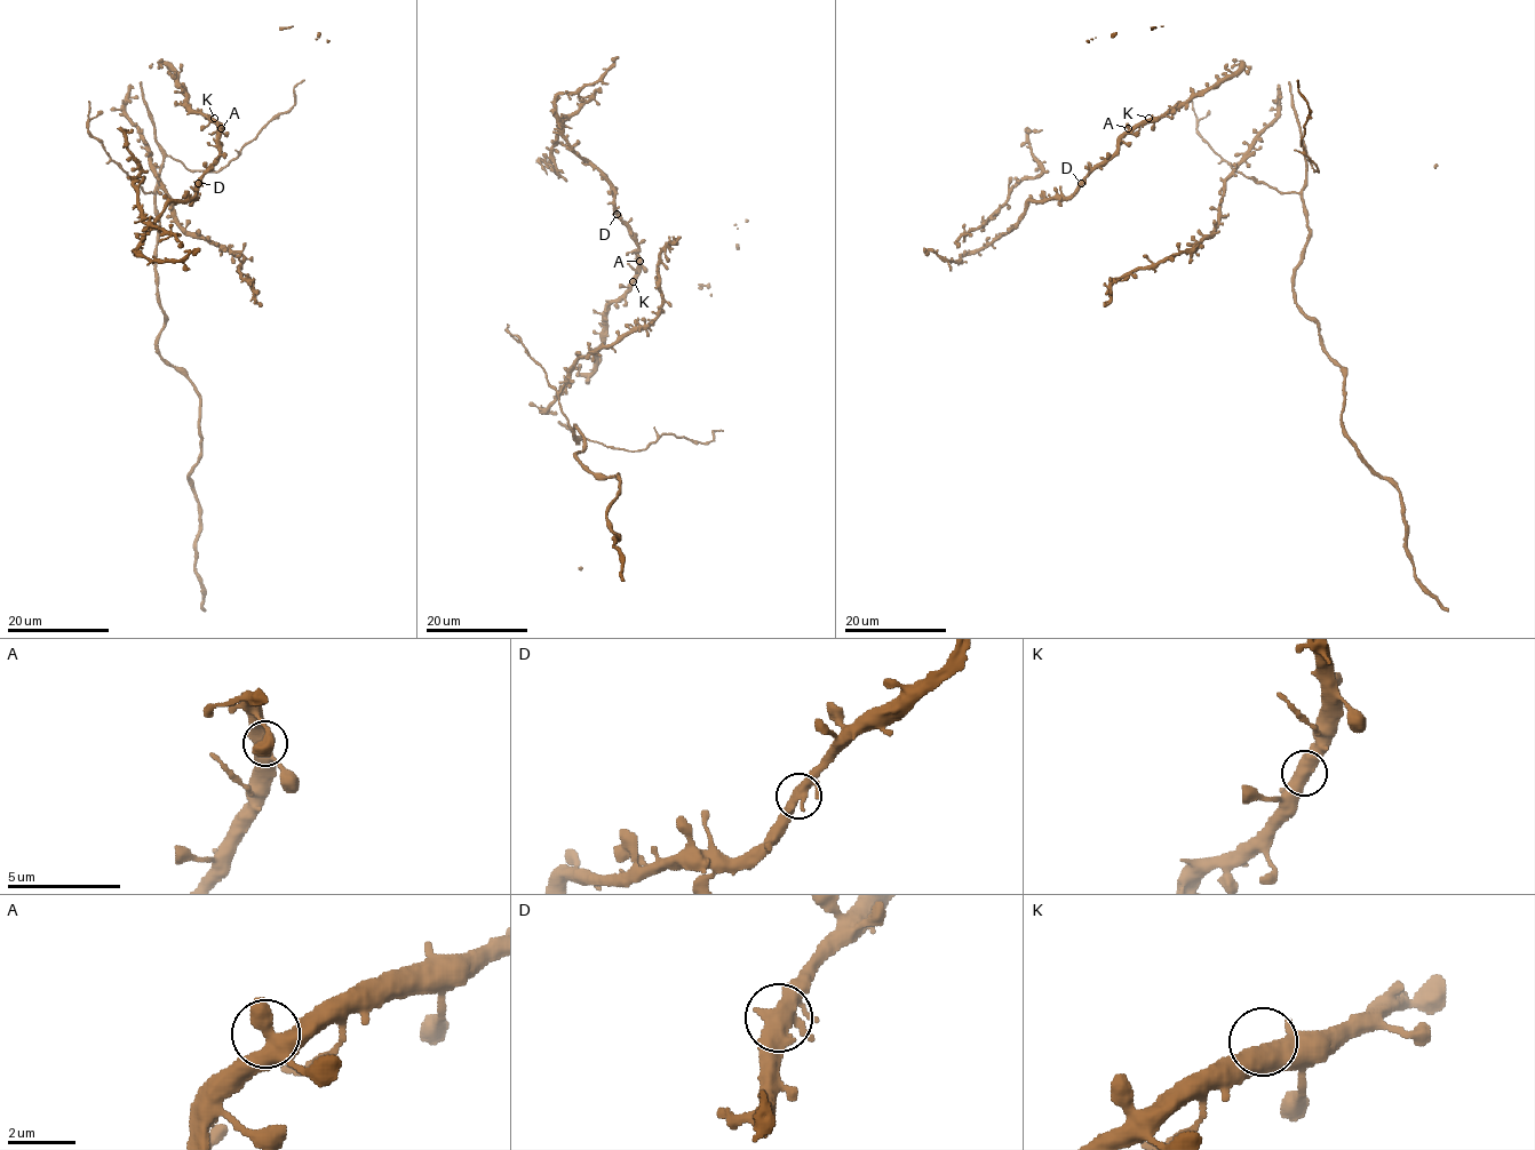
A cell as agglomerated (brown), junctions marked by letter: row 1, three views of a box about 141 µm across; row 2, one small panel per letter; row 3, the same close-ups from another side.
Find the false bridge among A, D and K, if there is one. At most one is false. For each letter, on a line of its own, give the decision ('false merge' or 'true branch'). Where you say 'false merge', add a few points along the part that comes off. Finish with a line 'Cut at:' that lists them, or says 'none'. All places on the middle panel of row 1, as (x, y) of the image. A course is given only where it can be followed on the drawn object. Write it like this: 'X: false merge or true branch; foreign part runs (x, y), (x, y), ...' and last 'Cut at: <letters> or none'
A: true branch
D: true branch
K: true branch
Cut at: none

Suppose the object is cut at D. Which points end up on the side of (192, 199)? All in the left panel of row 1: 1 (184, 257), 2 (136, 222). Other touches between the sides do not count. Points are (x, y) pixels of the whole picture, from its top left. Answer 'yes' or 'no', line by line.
1: yes
2: no

